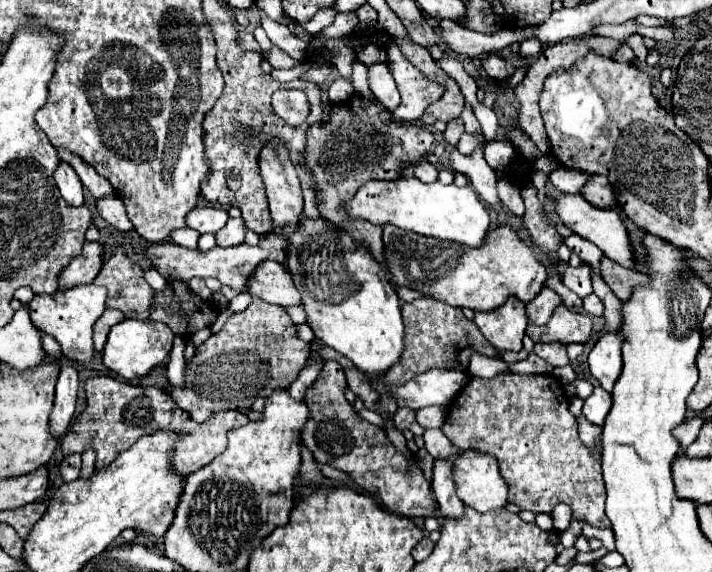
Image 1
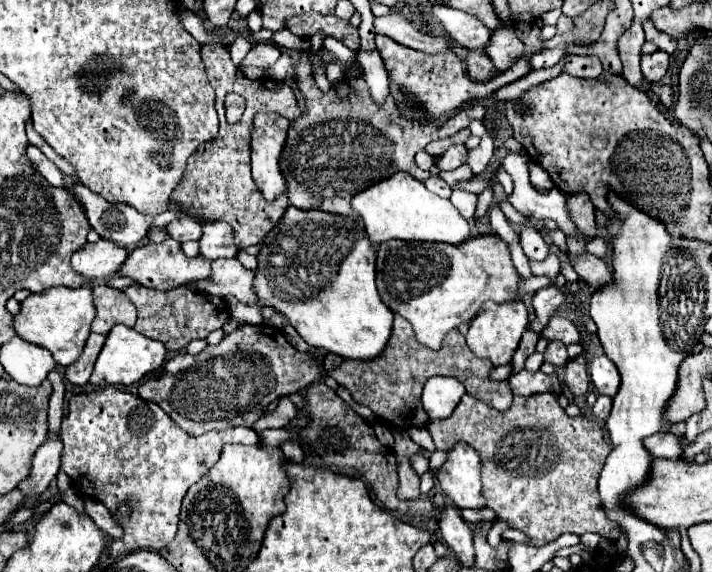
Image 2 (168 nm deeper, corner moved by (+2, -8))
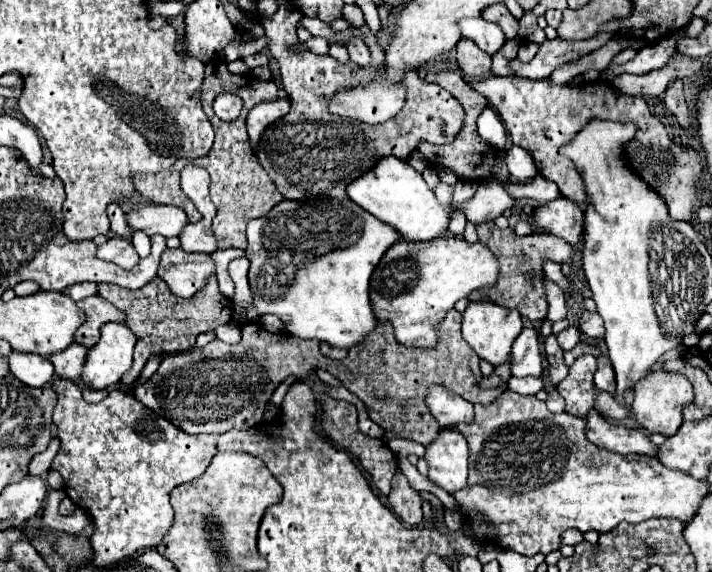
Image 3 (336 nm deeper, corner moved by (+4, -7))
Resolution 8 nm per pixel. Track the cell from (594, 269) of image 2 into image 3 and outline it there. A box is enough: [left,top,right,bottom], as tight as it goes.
[470,220,576,320]

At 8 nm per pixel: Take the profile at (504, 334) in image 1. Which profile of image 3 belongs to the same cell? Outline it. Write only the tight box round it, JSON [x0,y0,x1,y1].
[462,302,522,366]

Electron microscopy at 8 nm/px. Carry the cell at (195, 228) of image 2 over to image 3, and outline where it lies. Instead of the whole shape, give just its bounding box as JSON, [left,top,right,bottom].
[128,204,188,238]

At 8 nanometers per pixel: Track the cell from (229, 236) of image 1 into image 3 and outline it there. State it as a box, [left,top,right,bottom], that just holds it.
[180,218,218,254]

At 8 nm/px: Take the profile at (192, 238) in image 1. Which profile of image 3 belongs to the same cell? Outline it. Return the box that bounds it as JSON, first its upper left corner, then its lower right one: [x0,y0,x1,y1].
[132,231,150,258]

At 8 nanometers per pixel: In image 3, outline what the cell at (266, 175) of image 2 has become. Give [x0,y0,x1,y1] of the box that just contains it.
[246,98,290,150]

